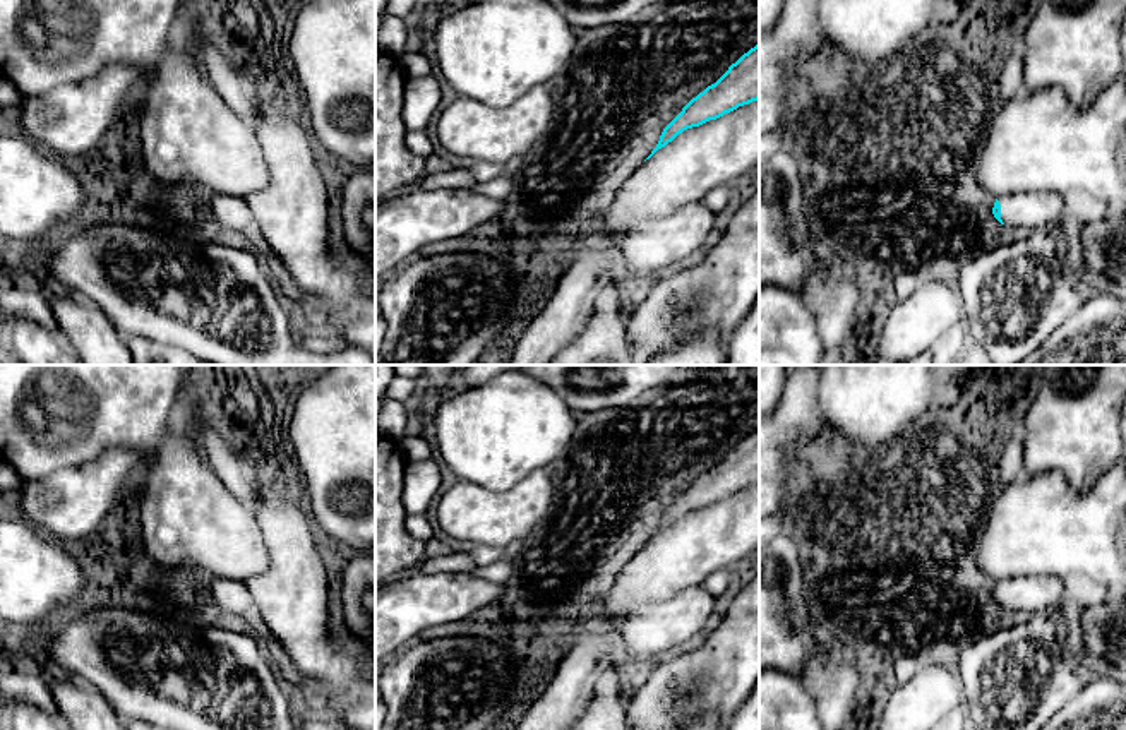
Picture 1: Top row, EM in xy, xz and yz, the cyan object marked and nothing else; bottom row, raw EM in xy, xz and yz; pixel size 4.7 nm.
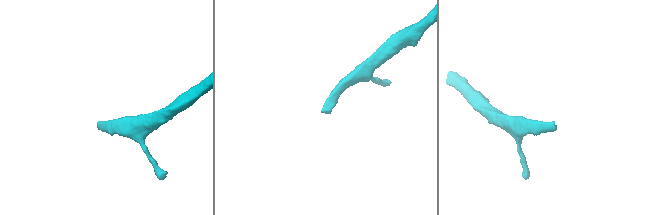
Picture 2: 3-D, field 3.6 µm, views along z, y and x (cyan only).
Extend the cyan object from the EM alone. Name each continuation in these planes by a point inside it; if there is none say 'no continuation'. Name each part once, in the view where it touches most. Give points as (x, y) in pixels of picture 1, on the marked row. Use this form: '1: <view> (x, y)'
1: yz (1039, 211)

